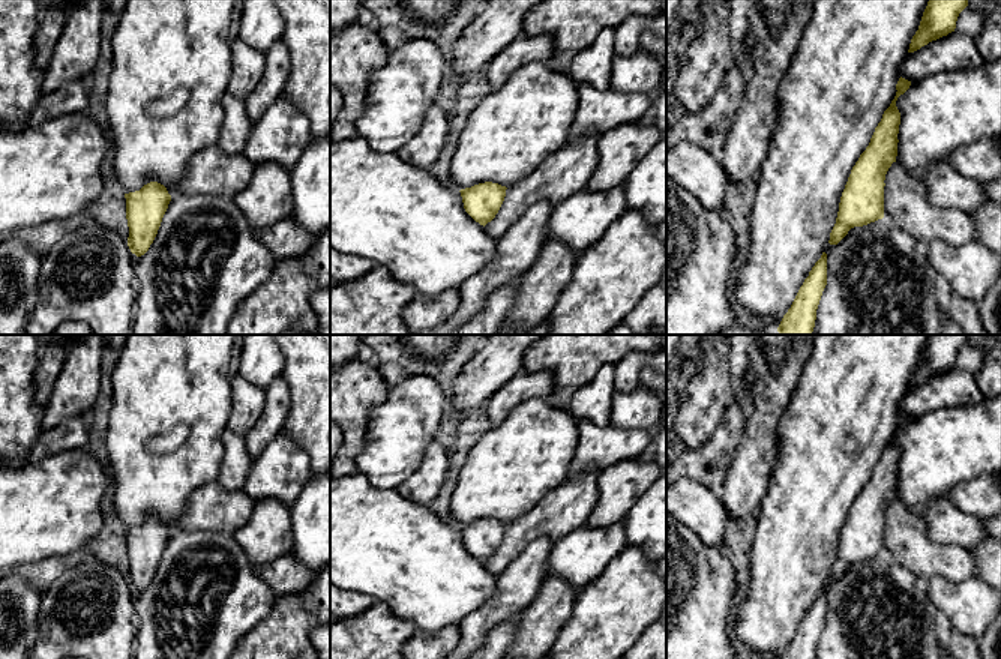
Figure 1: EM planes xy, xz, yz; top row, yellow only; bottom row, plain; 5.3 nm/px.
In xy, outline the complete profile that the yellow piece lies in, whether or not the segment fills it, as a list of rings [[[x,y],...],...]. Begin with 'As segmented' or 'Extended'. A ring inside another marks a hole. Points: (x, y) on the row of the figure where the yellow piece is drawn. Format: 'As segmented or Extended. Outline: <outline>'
Extended. Outline: [[[128,0],[113,35],[107,116],[114,138],[114,171],[125,189],[128,246],[137,257],[153,243],[191,158],[215,146],[224,120],[222,98],[231,78],[231,45],[239,38],[245,0]]]

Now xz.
Extended. Outline: [[[545,62],[528,63],[515,71],[504,86],[480,101],[459,134],[450,162],[450,177],[461,192],[465,212],[476,222],[483,227],[491,222],[504,201],[506,189],[534,171],[566,144],[578,102],[578,83],[566,72],[549,69]]]

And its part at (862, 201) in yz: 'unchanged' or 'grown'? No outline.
grown

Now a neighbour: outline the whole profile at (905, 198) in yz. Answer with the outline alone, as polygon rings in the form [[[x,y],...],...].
[[[897,161],[888,168],[884,183],[884,219],[914,240],[929,243],[939,239],[956,246],[977,240],[971,215],[932,204],[923,180],[908,176]]]

